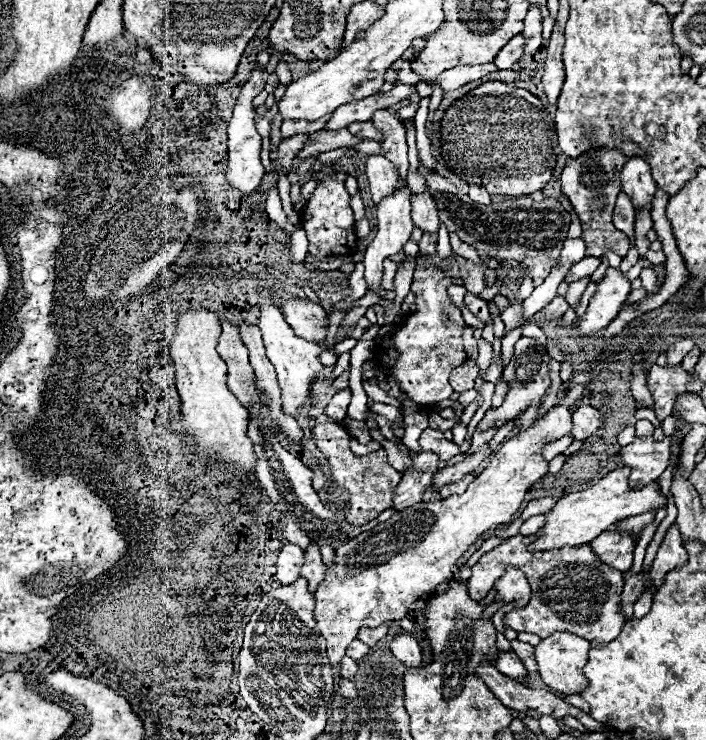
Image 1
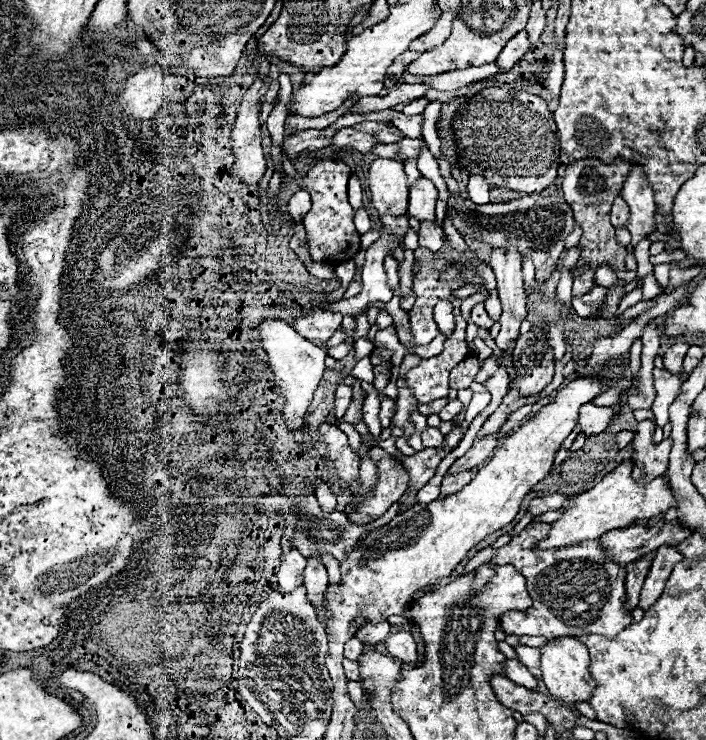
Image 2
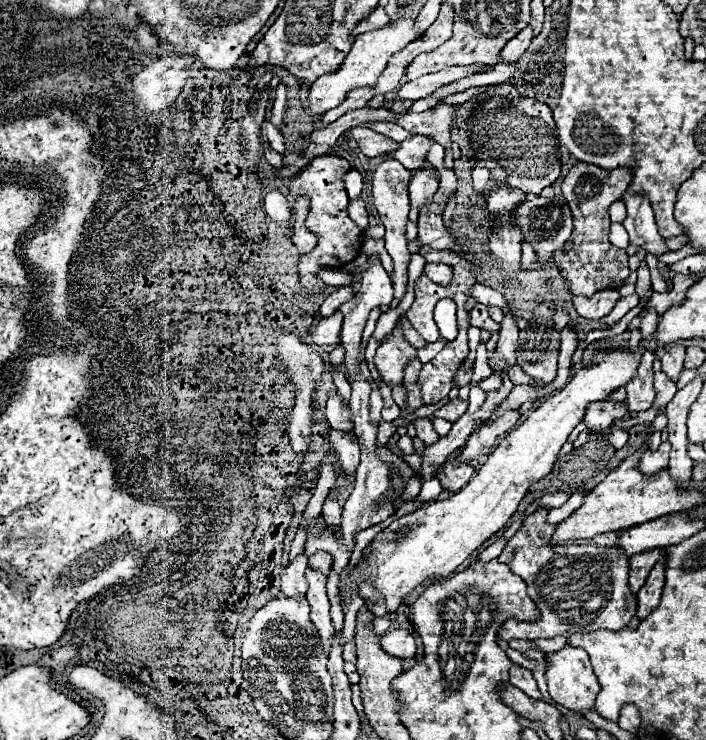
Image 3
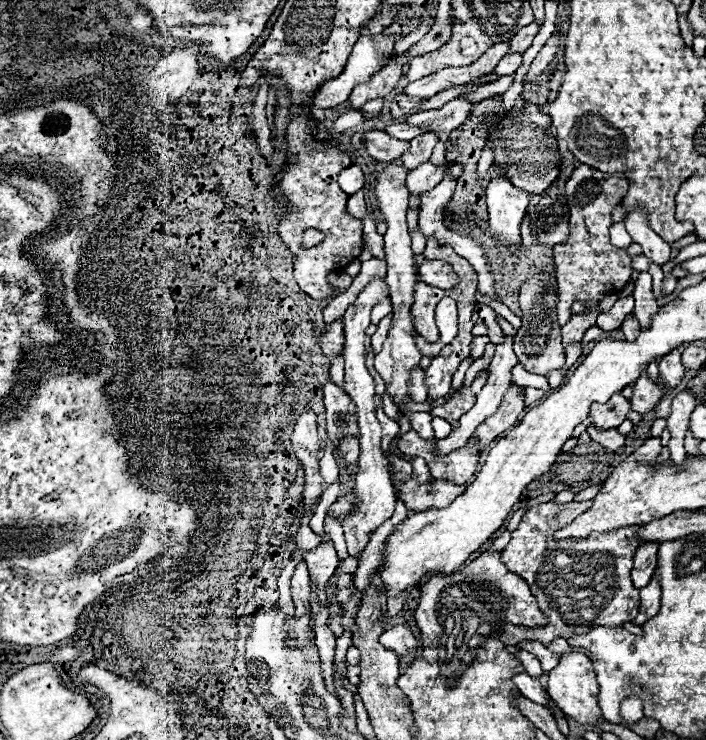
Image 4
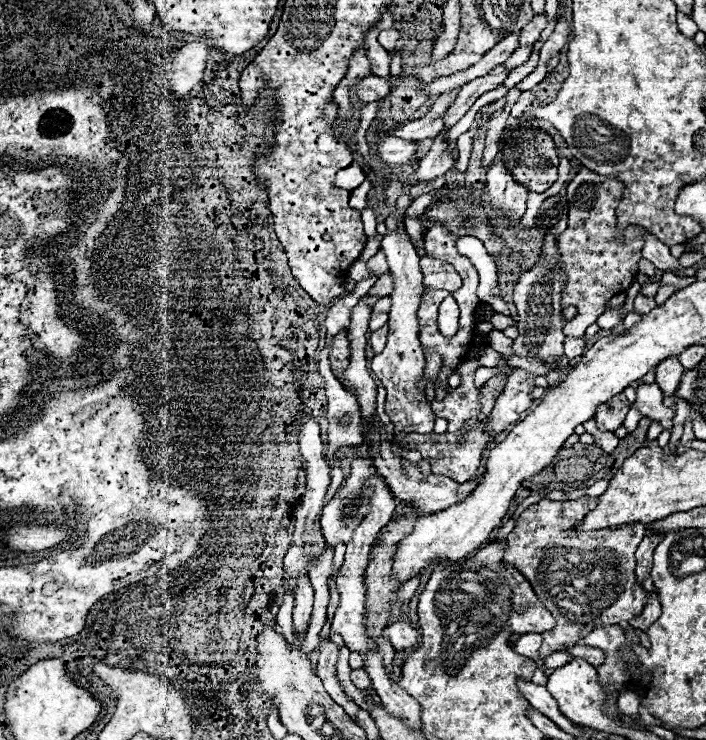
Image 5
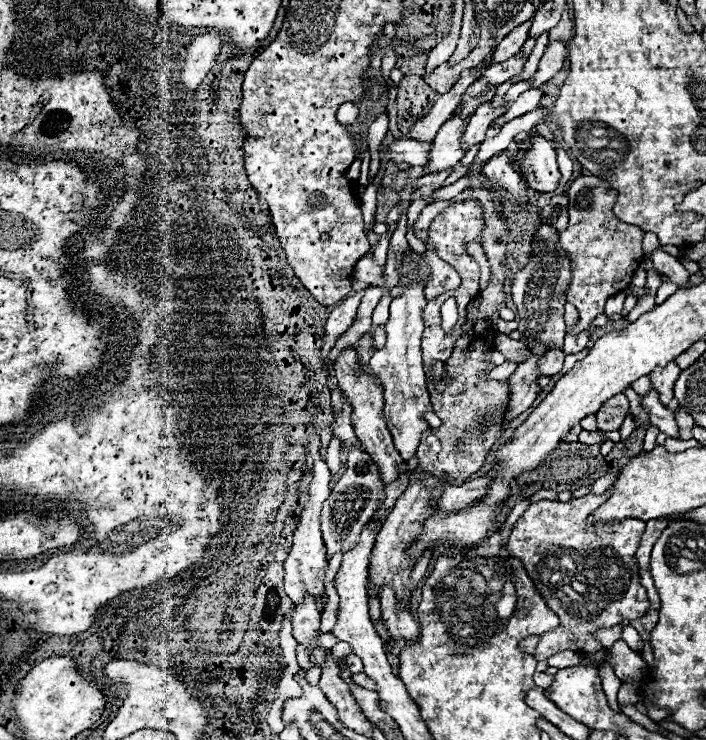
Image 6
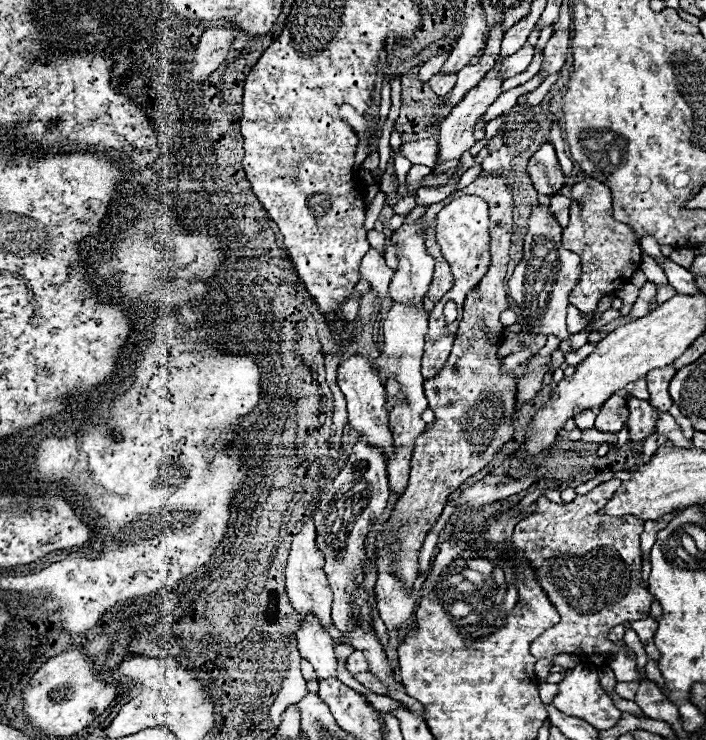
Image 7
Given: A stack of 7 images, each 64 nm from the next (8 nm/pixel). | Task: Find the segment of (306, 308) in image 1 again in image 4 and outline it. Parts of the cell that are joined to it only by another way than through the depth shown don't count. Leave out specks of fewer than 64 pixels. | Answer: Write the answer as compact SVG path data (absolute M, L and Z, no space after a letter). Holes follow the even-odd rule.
M342 320L330 324L322 334L322 352L332 360L332 356L340 356L344 352L344 328Z

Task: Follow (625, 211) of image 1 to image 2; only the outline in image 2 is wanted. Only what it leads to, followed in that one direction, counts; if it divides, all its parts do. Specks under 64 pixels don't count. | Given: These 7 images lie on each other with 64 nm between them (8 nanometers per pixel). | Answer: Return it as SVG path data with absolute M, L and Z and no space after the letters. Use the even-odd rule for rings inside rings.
M618 196L612 204L612 224L622 228L626 226L626 220L628 220L628 204L622 200L622 196Z

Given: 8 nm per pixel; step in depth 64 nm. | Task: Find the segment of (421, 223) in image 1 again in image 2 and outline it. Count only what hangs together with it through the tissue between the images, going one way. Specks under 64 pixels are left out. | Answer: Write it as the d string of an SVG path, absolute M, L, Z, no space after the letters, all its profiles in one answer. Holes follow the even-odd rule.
M418 178L416 184L410 188L410 208L408 214L416 216L420 222L424 220L434 220L434 208L436 208L436 198L438 190L428 178Z

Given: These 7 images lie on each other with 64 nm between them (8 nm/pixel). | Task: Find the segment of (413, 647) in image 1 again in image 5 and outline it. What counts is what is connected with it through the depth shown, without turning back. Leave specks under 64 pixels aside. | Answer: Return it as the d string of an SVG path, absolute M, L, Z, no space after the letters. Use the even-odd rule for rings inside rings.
M408 620L390 622L388 628L384 630L384 636L392 642L396 650L408 650L418 642L418 632L414 630L414 624Z

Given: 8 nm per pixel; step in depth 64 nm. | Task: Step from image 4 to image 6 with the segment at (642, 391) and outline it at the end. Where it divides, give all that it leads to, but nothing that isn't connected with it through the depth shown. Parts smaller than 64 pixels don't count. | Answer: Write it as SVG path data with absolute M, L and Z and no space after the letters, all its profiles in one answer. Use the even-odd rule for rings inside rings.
M650 390L650 392L642 398L642 404L646 406L646 410L648 410L648 414L650 414L652 426L656 426L660 432L666 432L670 438L680 440L680 432L678 432L678 424L676 424L676 420L674 420L674 414L658 402L658 394L656 394L654 390Z

